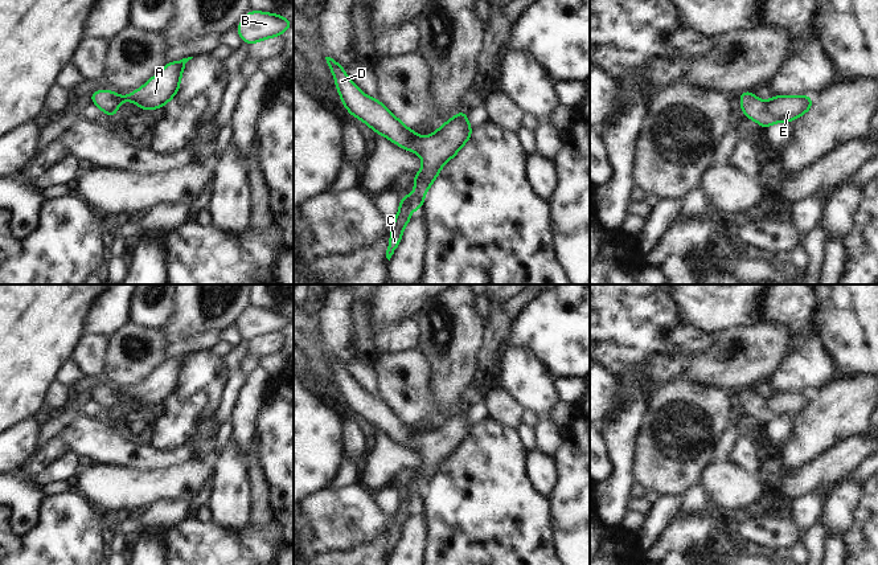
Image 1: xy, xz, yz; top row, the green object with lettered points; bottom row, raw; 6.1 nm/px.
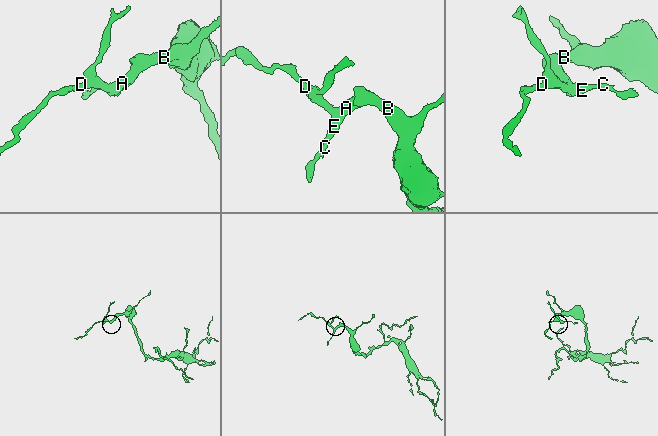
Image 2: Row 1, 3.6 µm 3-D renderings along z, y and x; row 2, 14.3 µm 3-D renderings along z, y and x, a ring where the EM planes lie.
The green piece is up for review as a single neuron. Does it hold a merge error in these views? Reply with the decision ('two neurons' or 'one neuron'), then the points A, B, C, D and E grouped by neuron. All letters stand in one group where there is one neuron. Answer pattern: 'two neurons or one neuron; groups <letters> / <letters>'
one neuron; groups A B C D E

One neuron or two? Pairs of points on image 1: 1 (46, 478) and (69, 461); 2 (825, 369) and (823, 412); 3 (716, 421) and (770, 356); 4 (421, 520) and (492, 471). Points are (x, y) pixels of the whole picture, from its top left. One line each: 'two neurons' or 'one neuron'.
1: one neuron
2: two neurons
3: two neurons
4: two neurons

